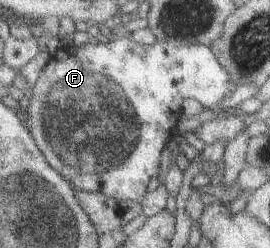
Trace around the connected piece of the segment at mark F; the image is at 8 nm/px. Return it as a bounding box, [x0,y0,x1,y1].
[26,38,237,202]

